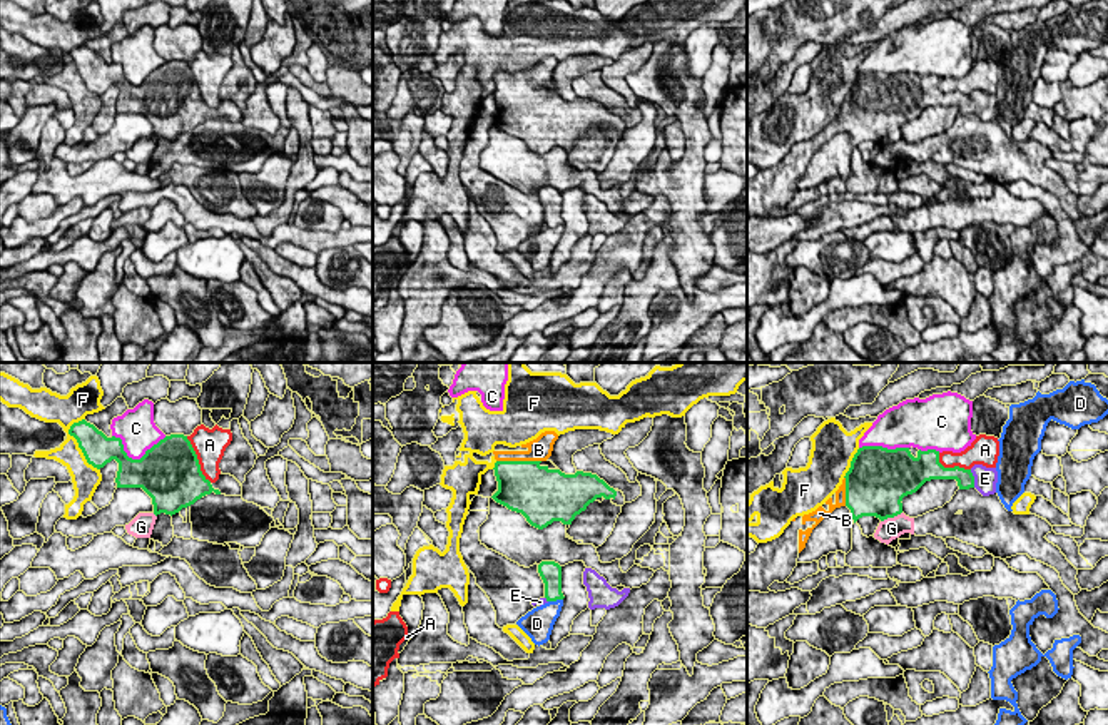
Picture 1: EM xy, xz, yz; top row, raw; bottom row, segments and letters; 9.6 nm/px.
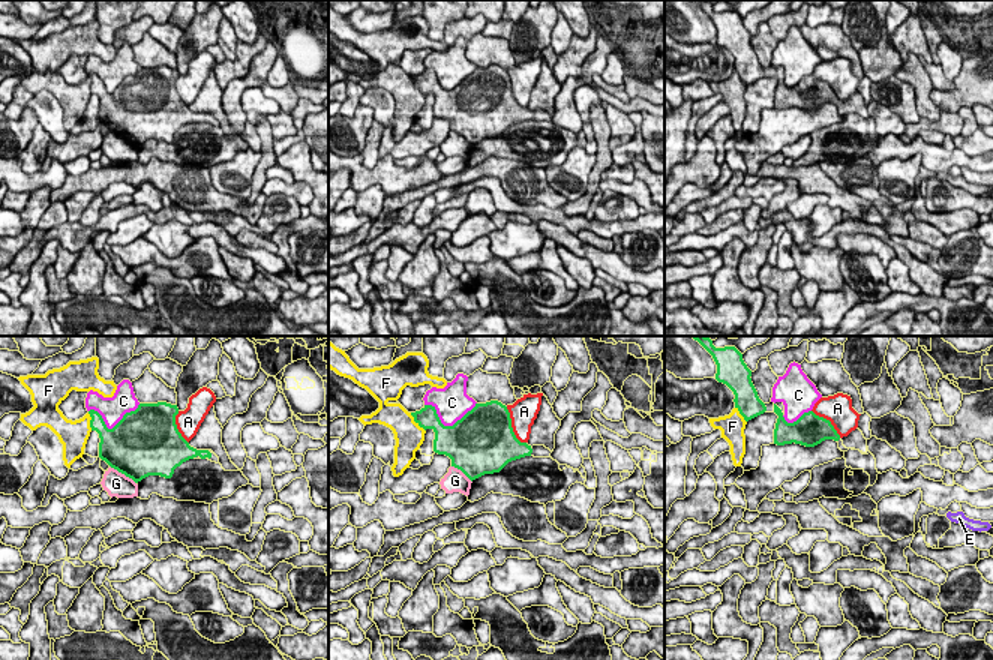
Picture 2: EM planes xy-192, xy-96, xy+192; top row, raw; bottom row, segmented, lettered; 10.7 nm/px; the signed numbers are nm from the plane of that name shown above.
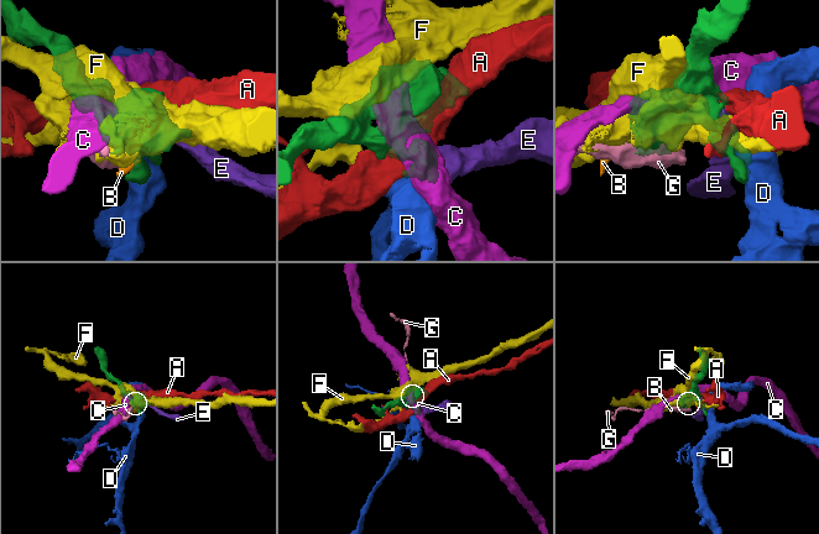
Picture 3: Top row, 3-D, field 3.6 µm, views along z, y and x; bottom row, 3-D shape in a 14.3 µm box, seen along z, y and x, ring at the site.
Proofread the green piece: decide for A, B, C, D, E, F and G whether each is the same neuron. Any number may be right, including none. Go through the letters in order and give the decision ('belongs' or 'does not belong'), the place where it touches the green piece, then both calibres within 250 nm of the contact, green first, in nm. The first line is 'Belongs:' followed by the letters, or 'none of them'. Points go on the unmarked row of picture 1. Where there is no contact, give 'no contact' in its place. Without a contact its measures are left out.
Belongs: B
A: does not belong; meets green in xy at (198, 86); 500 nm thick on the green side, 320 nm on the other
B: belongs; meets green in xz at (518, 87); 500 nm thick on the green side, 220 nm on the other
C: does not belong; meets green in xy at (136, 86); 440 nm thick on the green side, 340 nm on the other
D: does not belong; meets green in xz at (555, 226); 190 nm thick on the green side, 280 nm on the other
E: does not belong; meets green in yz at (973, 104); 170 nm thick on the green side, 220 nm on the other
F: does not belong; meets green in xy at (79, 72); 300 nm thick on the green side, 240 nm on the other
G: does not belong; meets green in yz at (891, 142); 420 nm thick on the green side, 220 nm on the other

